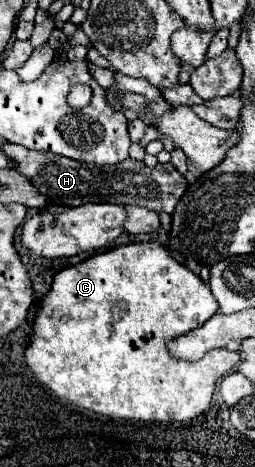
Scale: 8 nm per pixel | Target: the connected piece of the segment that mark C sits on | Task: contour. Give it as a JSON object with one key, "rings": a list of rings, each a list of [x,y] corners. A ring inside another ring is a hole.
{"rings":[[[139,242],[139,244],[119,246],[119,248],[113,248],[109,252],[95,254],[95,256],[91,256],[91,260],[85,260],[77,266],[71,266],[71,268],[61,270],[59,274],[55,274],[51,292],[43,298],[41,308],[35,316],[35,328],[33,328],[35,334],[33,334],[31,344],[25,348],[25,362],[31,368],[31,372],[37,376],[37,380],[41,384],[45,384],[57,398],[69,400],[71,404],[75,404],[79,408],[93,410],[93,412],[109,416],[109,418],[125,418],[125,420],[141,420],[141,422],[183,422],[183,420],[191,420],[191,418],[197,418],[199,414],[203,414],[205,410],[209,410],[211,396],[213,396],[213,390],[215,390],[215,382],[239,364],[239,354],[219,350],[211,356],[203,356],[197,362],[185,362],[185,360],[173,358],[167,352],[165,342],[173,336],[185,334],[185,332],[201,326],[209,316],[213,316],[217,312],[217,308],[219,308],[217,300],[213,300],[213,294],[209,292],[209,286],[197,274],[193,274],[191,270],[181,266],[177,260],[173,260],[161,244],[157,244],[157,242]]]}

